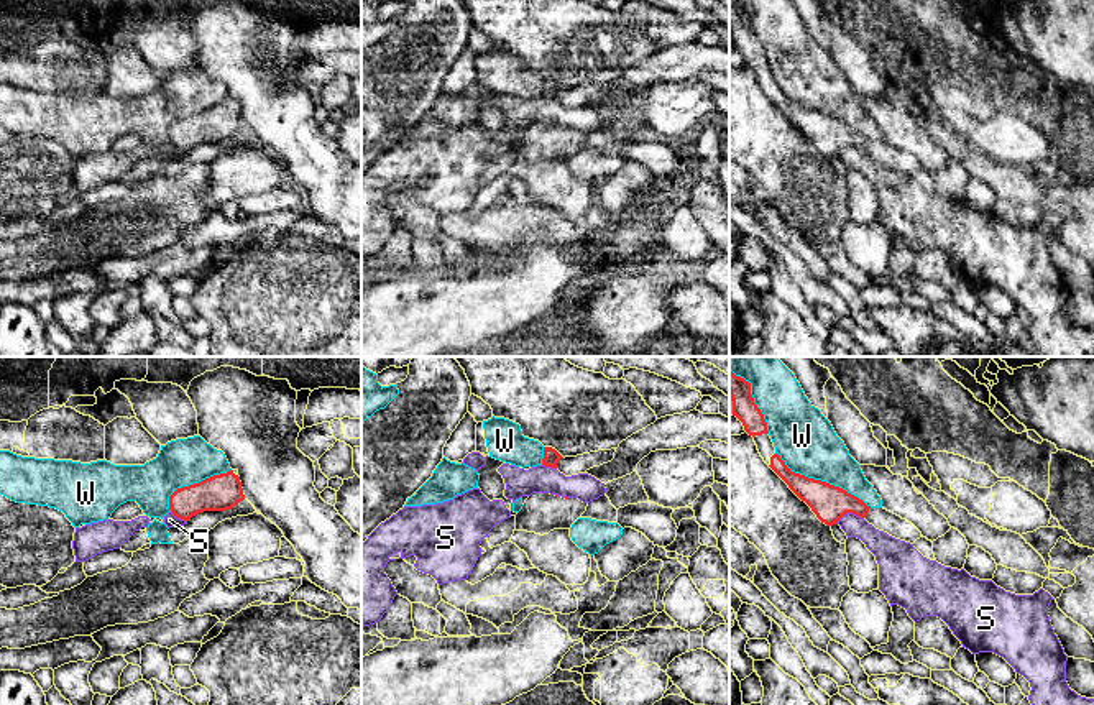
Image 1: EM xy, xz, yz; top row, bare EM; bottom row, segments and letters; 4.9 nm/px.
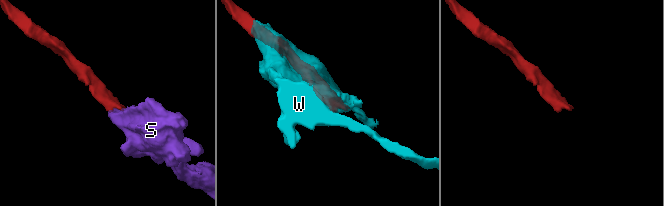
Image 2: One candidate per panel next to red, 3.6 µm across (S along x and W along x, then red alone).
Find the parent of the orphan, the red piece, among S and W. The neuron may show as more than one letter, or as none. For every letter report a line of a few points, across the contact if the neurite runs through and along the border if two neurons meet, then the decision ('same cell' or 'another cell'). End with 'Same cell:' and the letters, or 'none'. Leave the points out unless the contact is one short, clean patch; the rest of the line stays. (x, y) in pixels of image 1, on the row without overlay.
S: line yz (863, 148), (846, 145), (836, 155); another cell
W: another cell
Same cell: none

